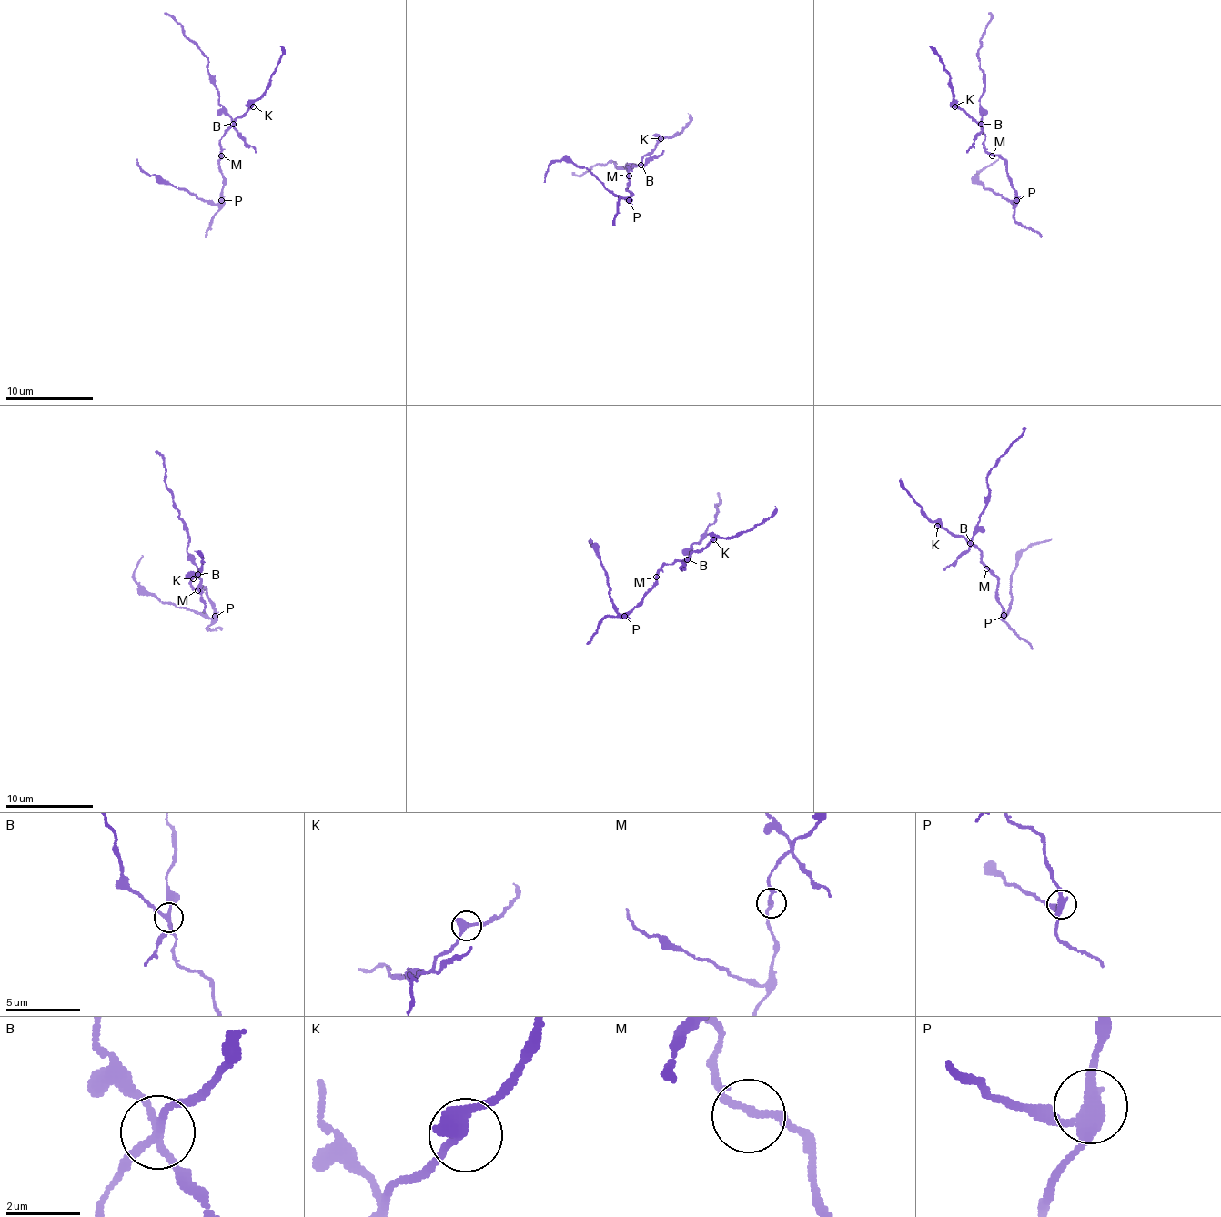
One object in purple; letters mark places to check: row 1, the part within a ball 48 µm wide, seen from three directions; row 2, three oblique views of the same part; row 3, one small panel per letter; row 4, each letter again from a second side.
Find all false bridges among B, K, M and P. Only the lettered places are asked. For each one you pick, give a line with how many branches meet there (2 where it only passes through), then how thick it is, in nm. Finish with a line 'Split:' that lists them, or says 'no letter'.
B: Branches: 4. Thickness 220 nm
P: Branches: 3. Thickness 360 nm
Split: B, P

